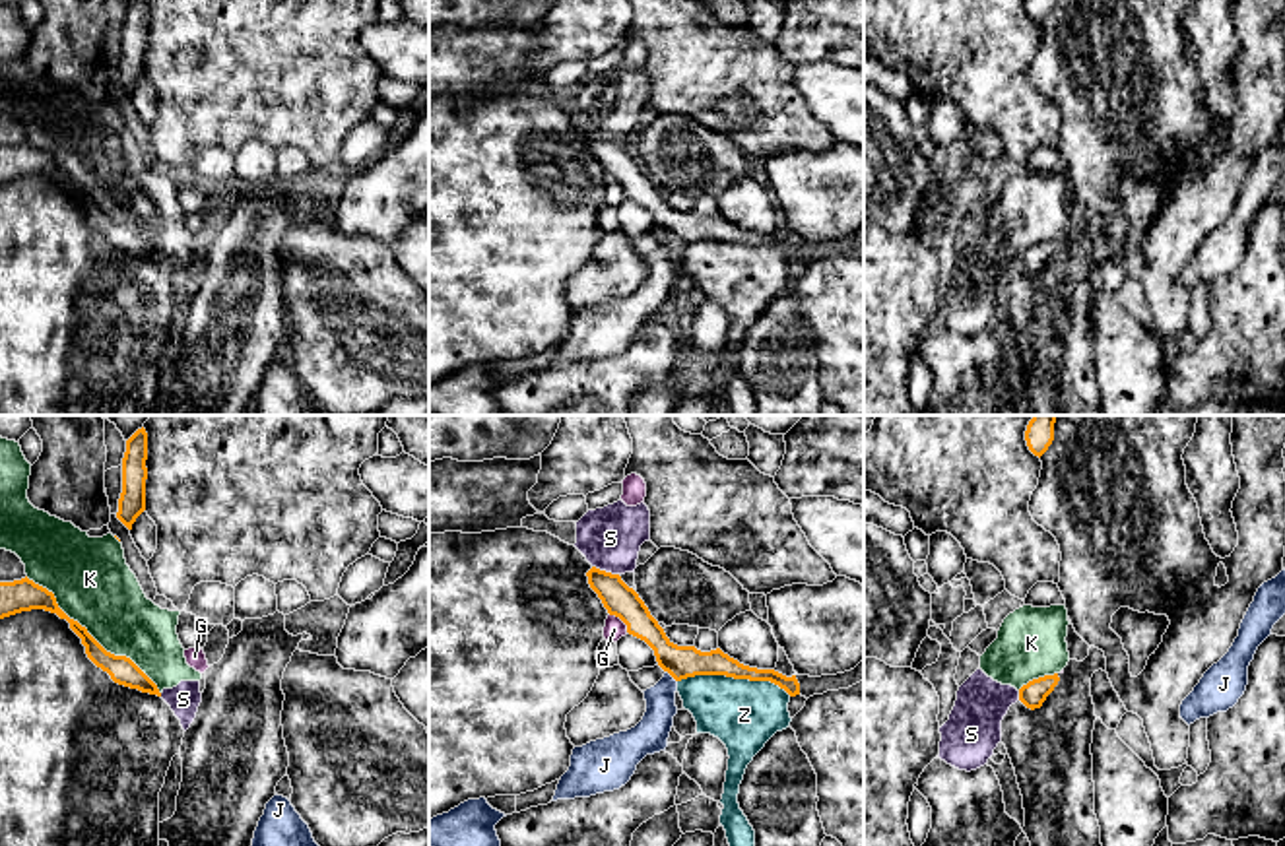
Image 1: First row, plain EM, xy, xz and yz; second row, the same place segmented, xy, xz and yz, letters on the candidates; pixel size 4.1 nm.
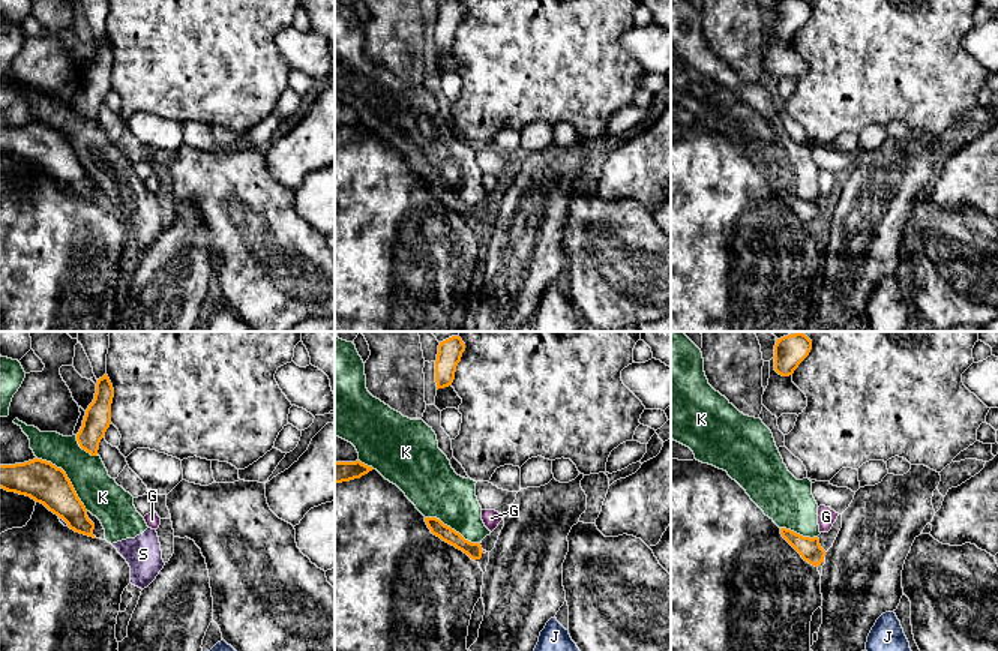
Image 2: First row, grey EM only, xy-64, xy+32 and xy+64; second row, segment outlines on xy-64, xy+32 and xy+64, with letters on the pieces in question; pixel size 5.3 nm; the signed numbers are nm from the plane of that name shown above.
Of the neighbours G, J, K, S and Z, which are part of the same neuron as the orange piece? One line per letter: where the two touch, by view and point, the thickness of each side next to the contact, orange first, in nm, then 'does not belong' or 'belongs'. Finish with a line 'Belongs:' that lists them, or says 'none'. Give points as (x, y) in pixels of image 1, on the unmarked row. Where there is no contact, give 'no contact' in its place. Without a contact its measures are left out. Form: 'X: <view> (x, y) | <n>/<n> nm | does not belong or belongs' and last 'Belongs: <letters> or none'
G: xz (622, 185) | 140/90 nm | does not belong
J: xz (670, 239) | 140/140 nm | does not belong
K: xy (90, 200) | 110/320 nm | does not belong
S: xz (604, 136) | 140/260 nm | does not belong
Z: xz (734, 243) | 140/300 nm | does not belong
Belongs: none

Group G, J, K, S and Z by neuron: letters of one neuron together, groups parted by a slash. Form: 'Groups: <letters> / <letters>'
Groups: G / J / K S / Z

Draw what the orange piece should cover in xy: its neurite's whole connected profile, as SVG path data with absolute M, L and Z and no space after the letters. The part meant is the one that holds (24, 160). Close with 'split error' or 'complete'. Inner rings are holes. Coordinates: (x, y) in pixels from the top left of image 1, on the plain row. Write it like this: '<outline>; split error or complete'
M27 142L14 147L0 147L0 184L31 175L45 175L66 184L70 194L82 204L87 223L107 237L115 248L161 262L157 250L130 223L107 217L85 192L70 184L58 173L52 157Z; complete

